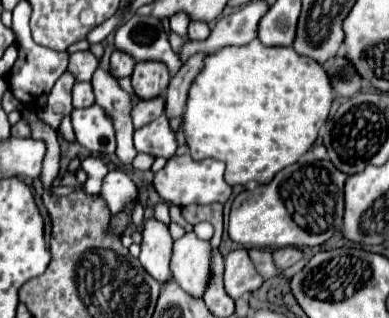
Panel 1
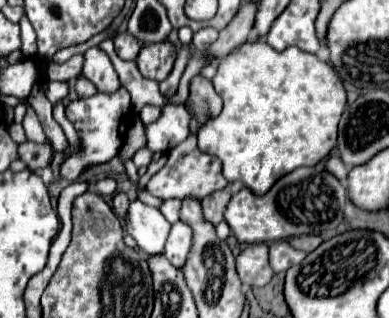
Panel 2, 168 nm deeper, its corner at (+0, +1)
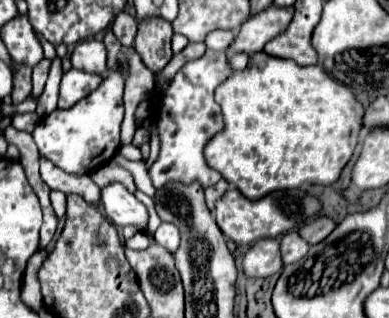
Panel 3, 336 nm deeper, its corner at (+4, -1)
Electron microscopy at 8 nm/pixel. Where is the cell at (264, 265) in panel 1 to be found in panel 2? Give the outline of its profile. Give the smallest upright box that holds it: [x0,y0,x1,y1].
[269,242,305,272]

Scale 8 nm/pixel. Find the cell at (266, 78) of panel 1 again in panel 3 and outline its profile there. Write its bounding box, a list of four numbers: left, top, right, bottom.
[205,52,363,200]

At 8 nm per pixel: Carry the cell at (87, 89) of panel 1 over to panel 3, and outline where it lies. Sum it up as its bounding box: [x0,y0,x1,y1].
[59,68,101,108]

